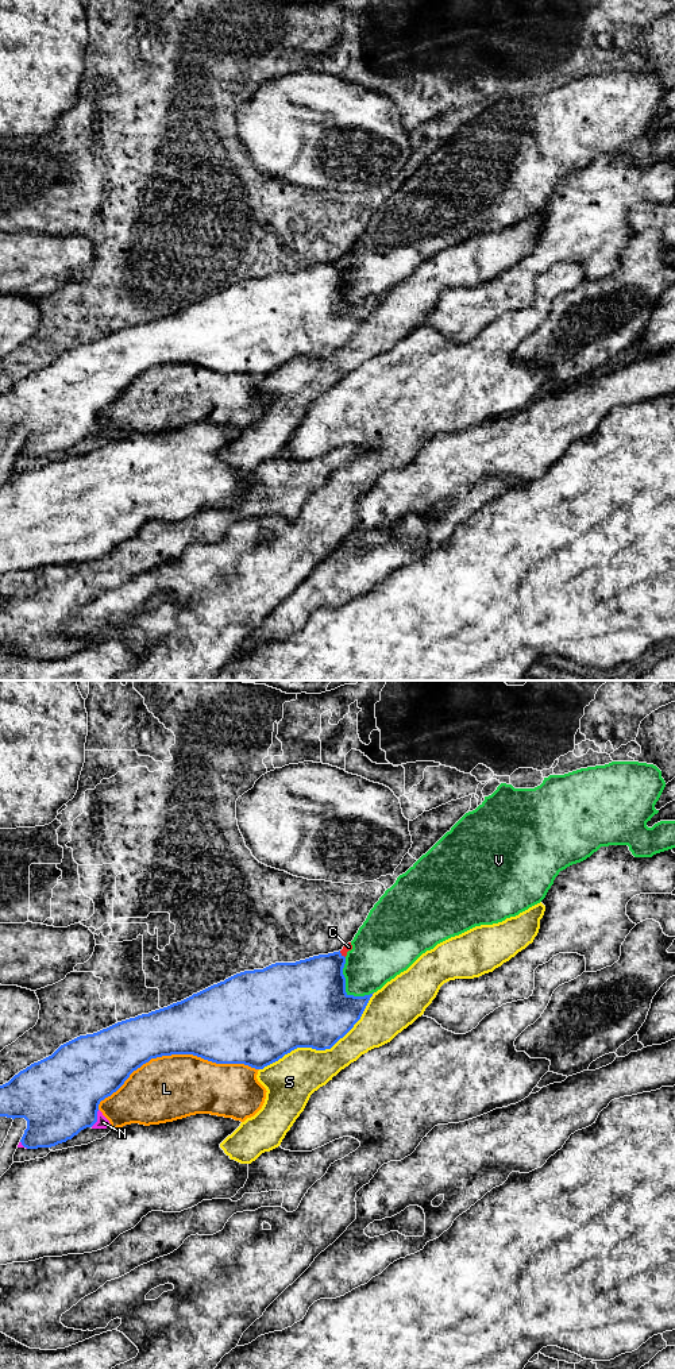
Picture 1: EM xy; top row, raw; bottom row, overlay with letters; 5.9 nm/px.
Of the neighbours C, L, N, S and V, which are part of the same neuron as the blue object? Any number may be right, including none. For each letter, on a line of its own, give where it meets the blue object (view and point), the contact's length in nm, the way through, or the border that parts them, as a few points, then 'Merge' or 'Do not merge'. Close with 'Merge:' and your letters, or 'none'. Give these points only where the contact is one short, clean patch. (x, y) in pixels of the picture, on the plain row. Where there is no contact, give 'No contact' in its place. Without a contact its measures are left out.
C: Touches blue at xy (340, 263). Shared border 60 nm. Do not merge
L: Touches blue at xy (174, 362). Shared border 1000 nm. Do not merge
N: Touches blue at xy (96, 427). Shared border 120 nm. Do not merge
S: Touches blue at xy (323, 358). Shared border 850 nm. Do not merge
V: Touches blue at xy (344, 296). Shared border 280 nm. Do not merge
Merge: none

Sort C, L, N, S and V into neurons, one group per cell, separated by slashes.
C V / L / N / S

